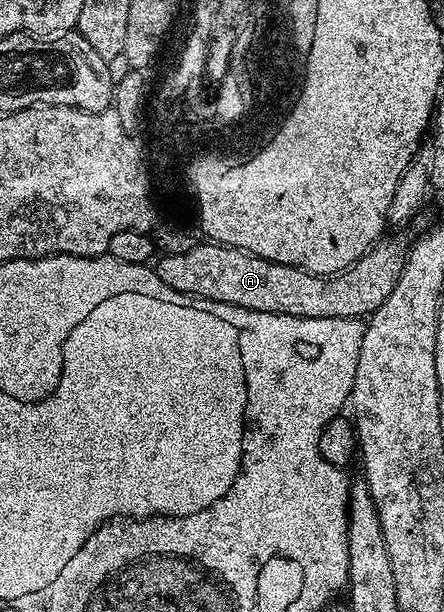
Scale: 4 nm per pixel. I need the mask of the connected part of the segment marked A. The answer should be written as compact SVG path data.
M391 237L389 239L379 240L367 250L365 256L359 258L354 264L347 270L343 270L341 274L337 275L320 275L309 273L307 270L298 269L296 266L277 264L275 261L265 260L263 257L257 257L255 254L245 253L241 249L235 249L232 246L225 246L219 243L212 242L200 242L198 245L190 249L189 252L166 254L162 255L158 262L159 264L155 266L155 271L158 278L163 284L168 284L171 288L172 293L178 295L197 295L199 298L208 298L211 302L221 302L227 303L230 306L243 307L249 311L259 311L259 312L273 312L274 314L283 315L301 315L304 318L311 319L335 319L335 318L363 318L369 316L375 312L377 308L385 302L386 297L393 292L394 285L400 279L401 272L403 271L404 260L406 258L407 246L404 242L401 243L397 241L397 238Z

